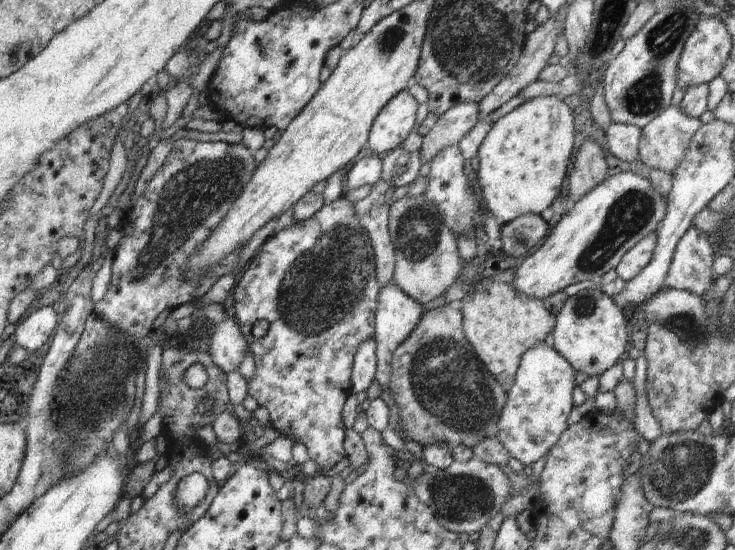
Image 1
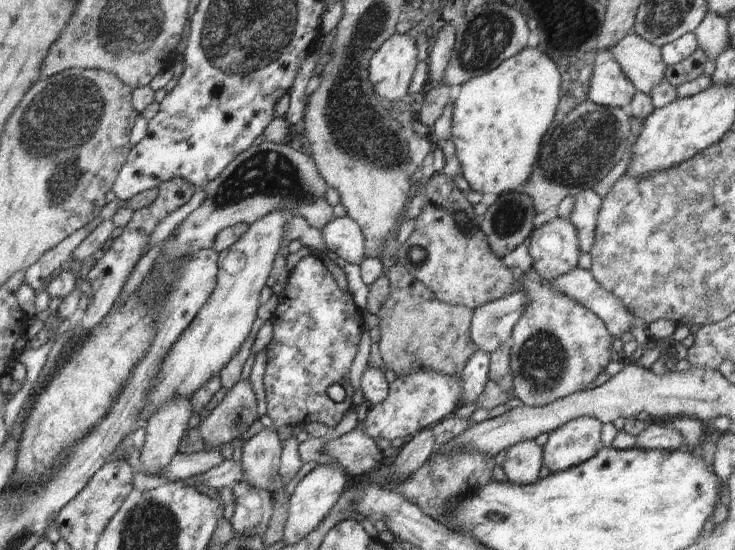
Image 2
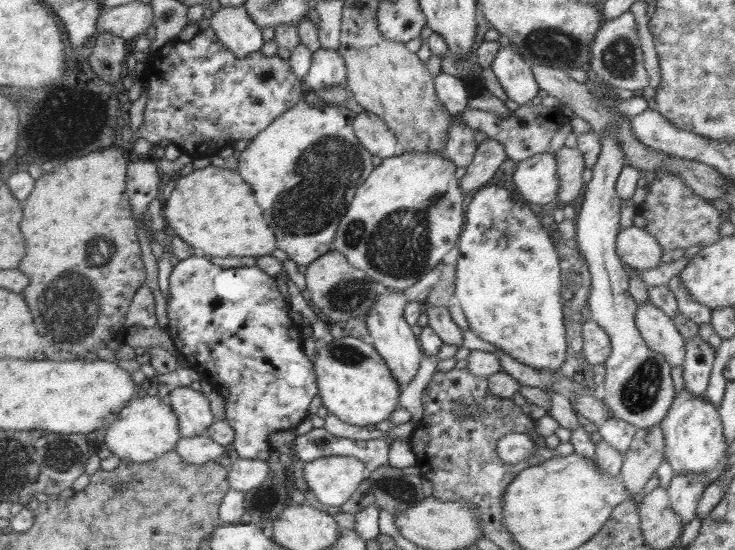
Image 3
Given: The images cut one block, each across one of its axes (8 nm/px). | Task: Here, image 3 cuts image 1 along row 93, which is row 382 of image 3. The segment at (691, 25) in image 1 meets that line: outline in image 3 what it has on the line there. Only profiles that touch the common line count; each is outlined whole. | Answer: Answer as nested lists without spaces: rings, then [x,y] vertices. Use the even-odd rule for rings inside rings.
[[[611,131],[600,134],[600,157],[594,166],[593,178],[586,184],[582,210],[576,215],[578,250],[588,262],[591,275],[588,309],[591,319],[597,322],[610,337],[611,351],[605,362],[604,403],[618,420],[636,428],[659,425],[674,402],[676,388],[671,377],[671,366],[664,355],[653,351],[644,341],[635,323],[638,306],[629,291],[629,277],[622,259],[616,254],[616,236],[620,232],[622,201],[616,193],[616,182],[625,166],[623,151]]]

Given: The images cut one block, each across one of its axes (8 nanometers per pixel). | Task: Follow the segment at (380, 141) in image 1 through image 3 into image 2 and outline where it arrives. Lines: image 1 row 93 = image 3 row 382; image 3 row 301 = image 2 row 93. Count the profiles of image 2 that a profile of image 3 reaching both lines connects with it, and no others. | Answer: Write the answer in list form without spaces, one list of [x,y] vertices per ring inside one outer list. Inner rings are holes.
[[[394,33],[368,62],[368,82],[374,92],[390,102],[408,94],[408,86],[418,58],[415,39],[408,33]]]

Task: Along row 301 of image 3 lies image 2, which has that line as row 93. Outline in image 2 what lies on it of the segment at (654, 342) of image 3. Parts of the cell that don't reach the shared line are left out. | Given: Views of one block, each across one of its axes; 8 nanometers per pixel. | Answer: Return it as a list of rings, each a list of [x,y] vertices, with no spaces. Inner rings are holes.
[[[633,32],[621,38],[608,53],[620,64],[635,90],[642,94],[650,94],[652,88],[665,79],[668,65],[662,58],[660,48]]]

